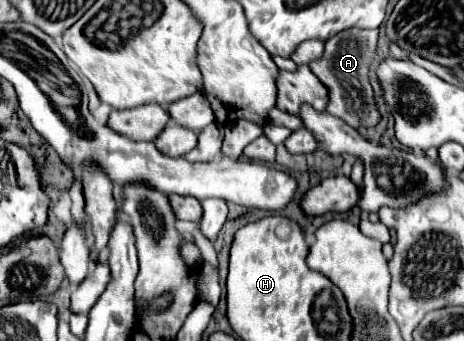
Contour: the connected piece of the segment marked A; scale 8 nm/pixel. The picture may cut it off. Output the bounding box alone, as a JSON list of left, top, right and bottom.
[311,29,381,127]

